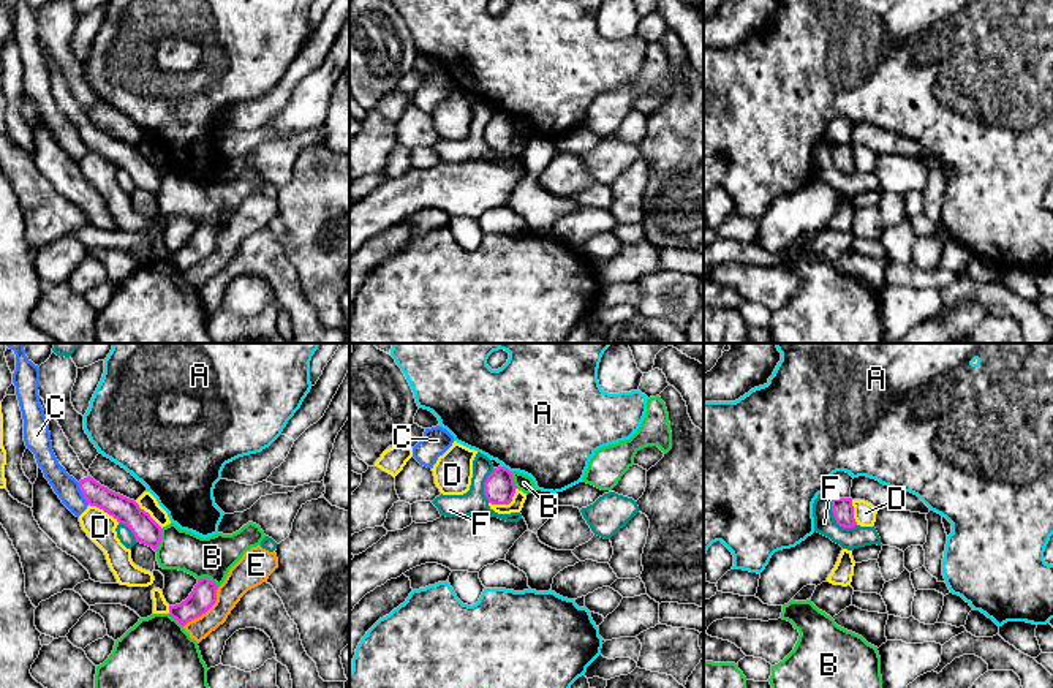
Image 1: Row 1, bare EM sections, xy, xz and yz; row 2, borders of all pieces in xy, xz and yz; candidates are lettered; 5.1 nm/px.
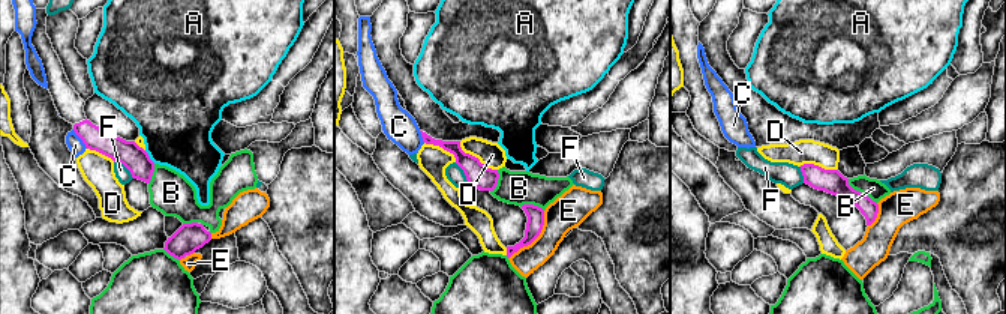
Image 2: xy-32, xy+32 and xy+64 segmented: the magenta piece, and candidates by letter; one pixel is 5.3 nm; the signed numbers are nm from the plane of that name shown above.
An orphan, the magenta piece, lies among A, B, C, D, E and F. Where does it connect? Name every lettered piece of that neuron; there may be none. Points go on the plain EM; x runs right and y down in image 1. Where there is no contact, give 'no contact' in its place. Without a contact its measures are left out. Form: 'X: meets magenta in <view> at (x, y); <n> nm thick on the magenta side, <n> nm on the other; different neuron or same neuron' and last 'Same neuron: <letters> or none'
A: meets magenta in xz at (506, 114); 160 nm thick on the magenta side, 480 nm on the other; different neuron
B: meets magenta in xy at (160, 185); 140 nm thick on the magenta side, 200 nm on the other; different neuron
C: meets magenta in xy at (83, 139); 130 nm thick on the magenta side, 120 nm on the other; different neuron
D: meets magenta in xz at (506, 149); 160 nm thick on the magenta side, 70 nm on the other; different neuron
E: meets magenta in xy at (206, 257); 130 nm thick on the magenta side, 140 nm on the other; different neuron
F: meets magenta in yz at (835, 165); 110 nm thick on the magenta side, 110 nm on the other; different neuron
Same neuron: none

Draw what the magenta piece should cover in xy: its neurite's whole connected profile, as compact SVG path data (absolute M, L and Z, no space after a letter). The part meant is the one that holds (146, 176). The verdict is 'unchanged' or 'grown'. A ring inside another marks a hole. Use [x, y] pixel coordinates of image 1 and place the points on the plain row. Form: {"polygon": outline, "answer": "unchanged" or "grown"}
{"polygon": "M41 43L40 49L49 70L52 96L66 119L79 128L79 134L87 149L103 155L119 169L126 171L134 180L136 188L145 190L157 196L161 187L161 172L150 163L149 158L141 155L134 146L109 136L89 122L89 117L81 109L62 73L46 54Z", "answer": "grown"}

